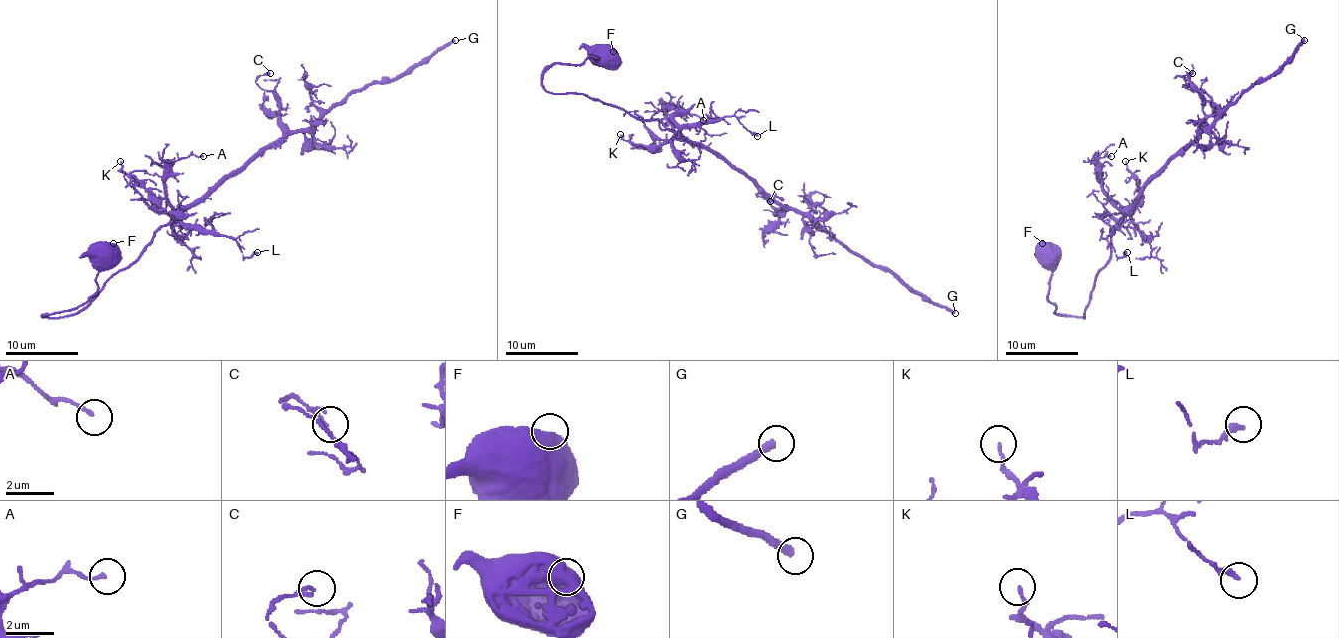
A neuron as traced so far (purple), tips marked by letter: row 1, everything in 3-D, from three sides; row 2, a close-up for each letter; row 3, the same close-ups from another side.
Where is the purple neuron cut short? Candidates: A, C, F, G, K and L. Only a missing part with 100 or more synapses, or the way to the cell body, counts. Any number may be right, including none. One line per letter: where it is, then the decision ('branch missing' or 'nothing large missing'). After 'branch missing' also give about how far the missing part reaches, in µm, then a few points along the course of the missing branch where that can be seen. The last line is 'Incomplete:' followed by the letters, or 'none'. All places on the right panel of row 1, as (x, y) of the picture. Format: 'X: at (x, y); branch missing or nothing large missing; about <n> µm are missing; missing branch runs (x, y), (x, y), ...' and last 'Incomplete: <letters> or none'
A: at (1111, 156); nothing large missing
C: at (1192, 73); nothing large missing
F: at (1042, 243); nothing large missing
G: at (1304, 40); branch missing; about 100 µm are missing
K: at (1125, 161); nothing large missing
L: at (1127, 252); nothing large missing
Incomplete: G

